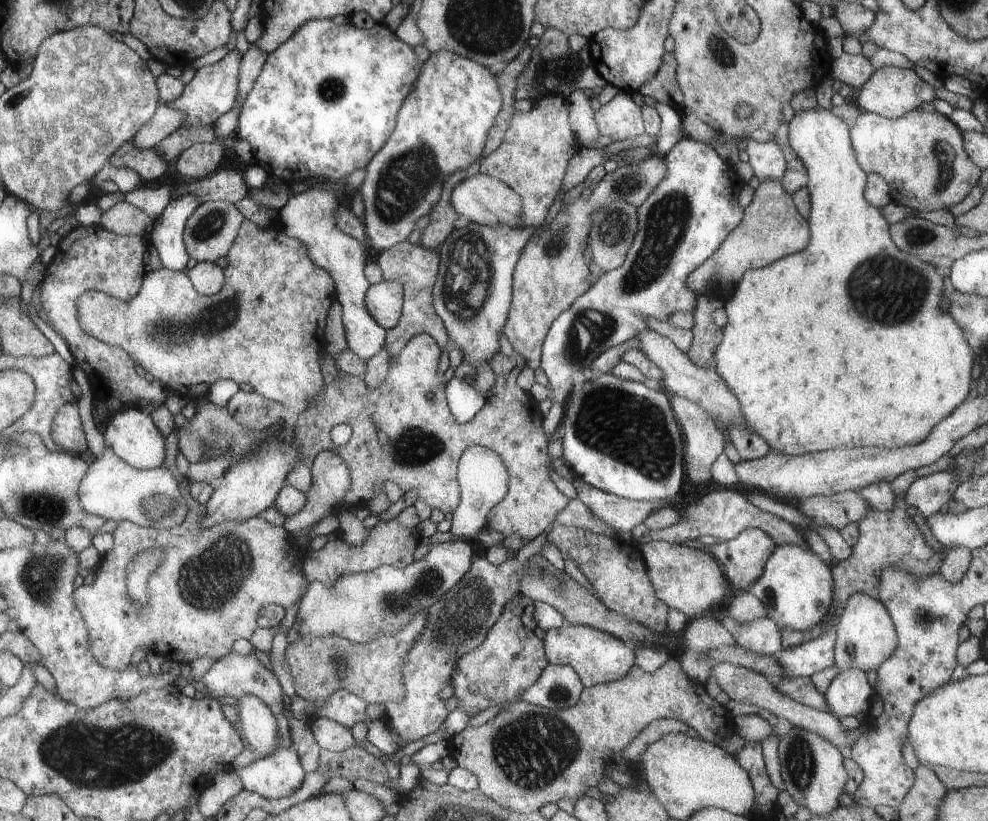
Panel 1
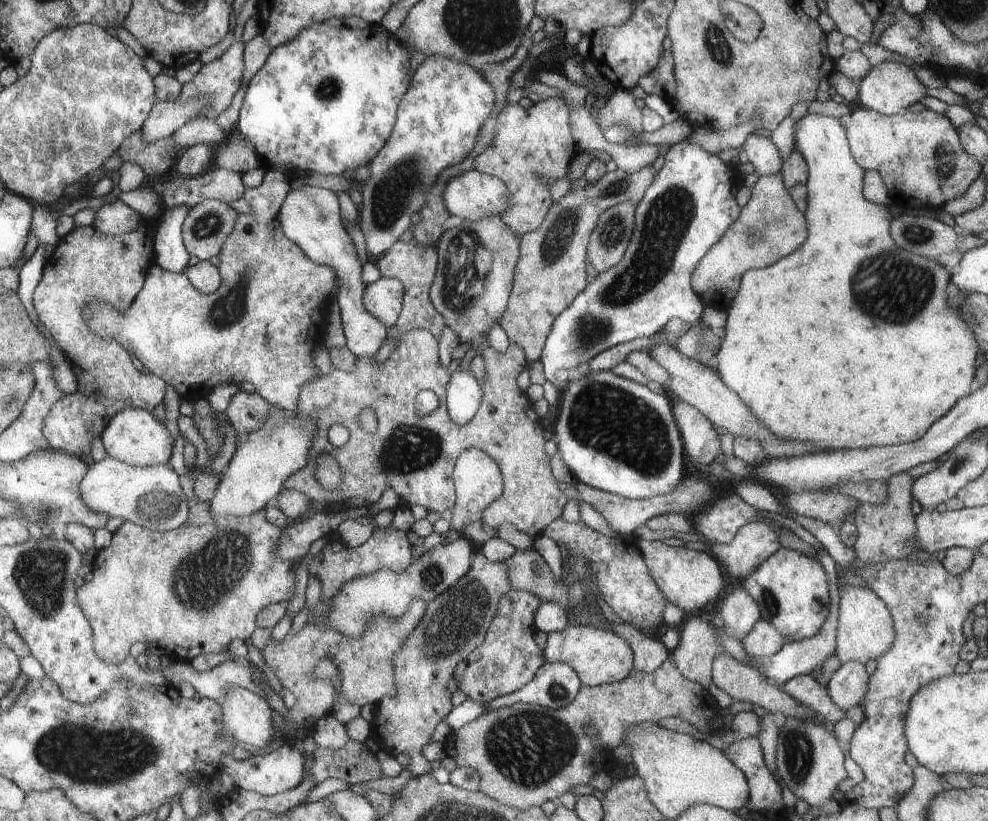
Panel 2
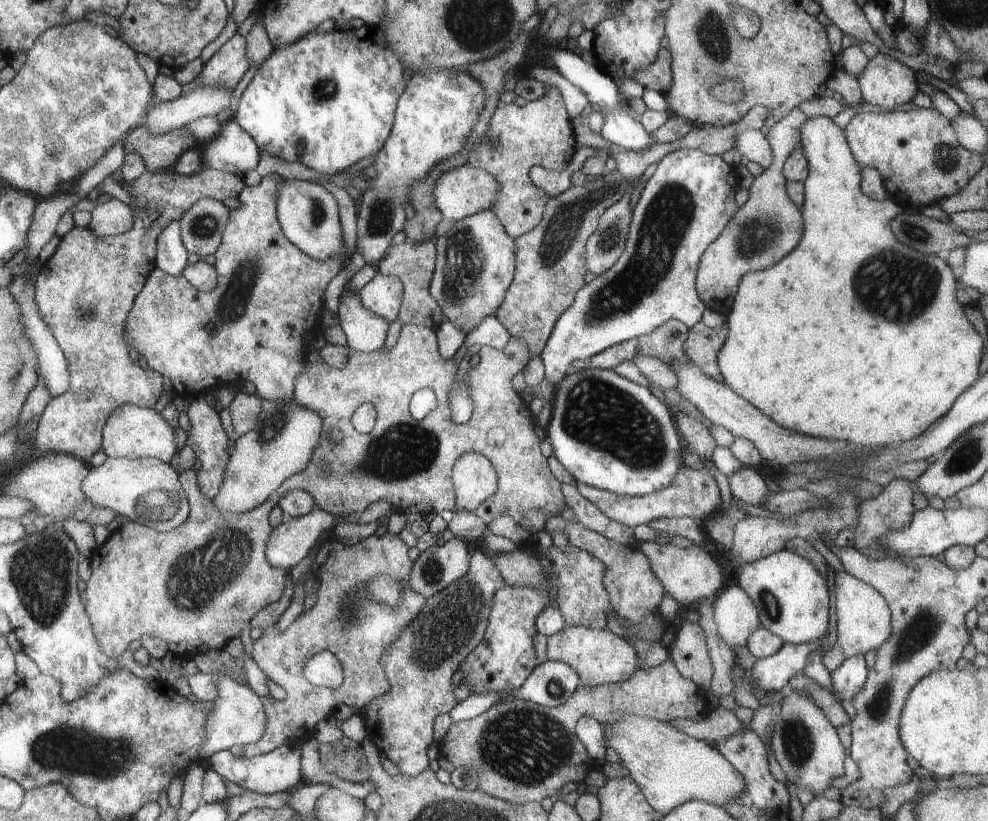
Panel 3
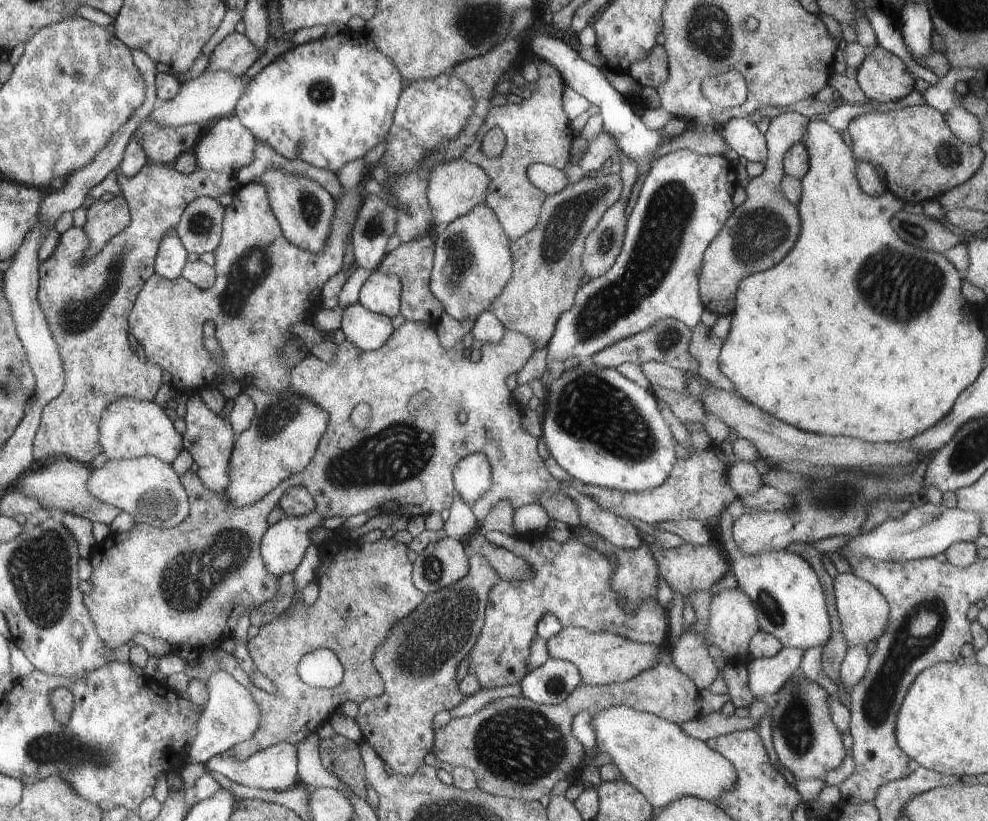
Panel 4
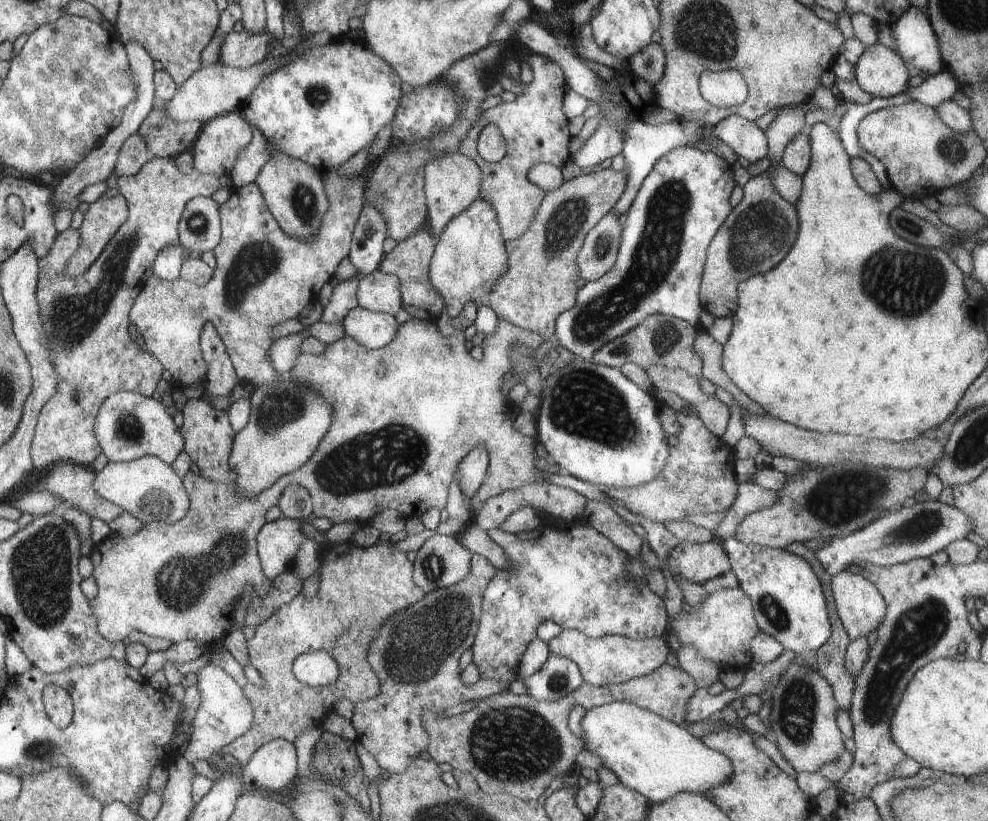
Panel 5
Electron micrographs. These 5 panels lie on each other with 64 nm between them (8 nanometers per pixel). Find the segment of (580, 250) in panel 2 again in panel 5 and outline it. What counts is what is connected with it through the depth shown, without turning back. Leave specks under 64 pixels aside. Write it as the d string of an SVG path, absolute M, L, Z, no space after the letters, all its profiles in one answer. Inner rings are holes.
M595 168L583 176L565 180L557 190L547 192L525 234L505 242L507 272L499 276L493 290L481 298L481 306L485 304L495 310L499 320L527 332L537 332L543 340L551 340L559 314L575 306L575 282L581 278L577 252L583 246L583 238L611 212L625 186L625 172Z

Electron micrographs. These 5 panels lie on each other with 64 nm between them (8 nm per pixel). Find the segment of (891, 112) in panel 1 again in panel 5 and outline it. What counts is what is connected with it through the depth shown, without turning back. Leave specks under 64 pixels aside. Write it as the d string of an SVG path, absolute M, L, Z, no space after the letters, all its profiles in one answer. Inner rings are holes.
M879 42L865 46L853 72L859 88L873 98L893 98L903 94L907 90L907 80L911 78L903 58Z

